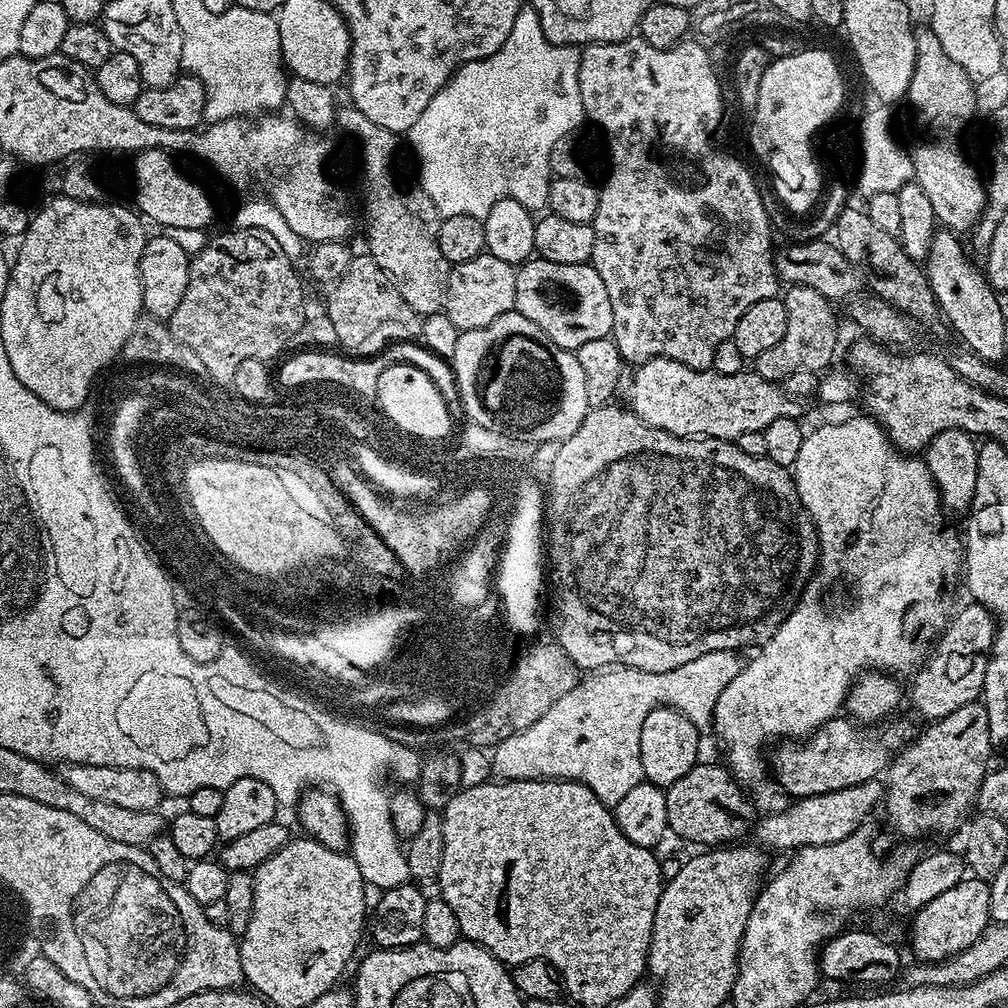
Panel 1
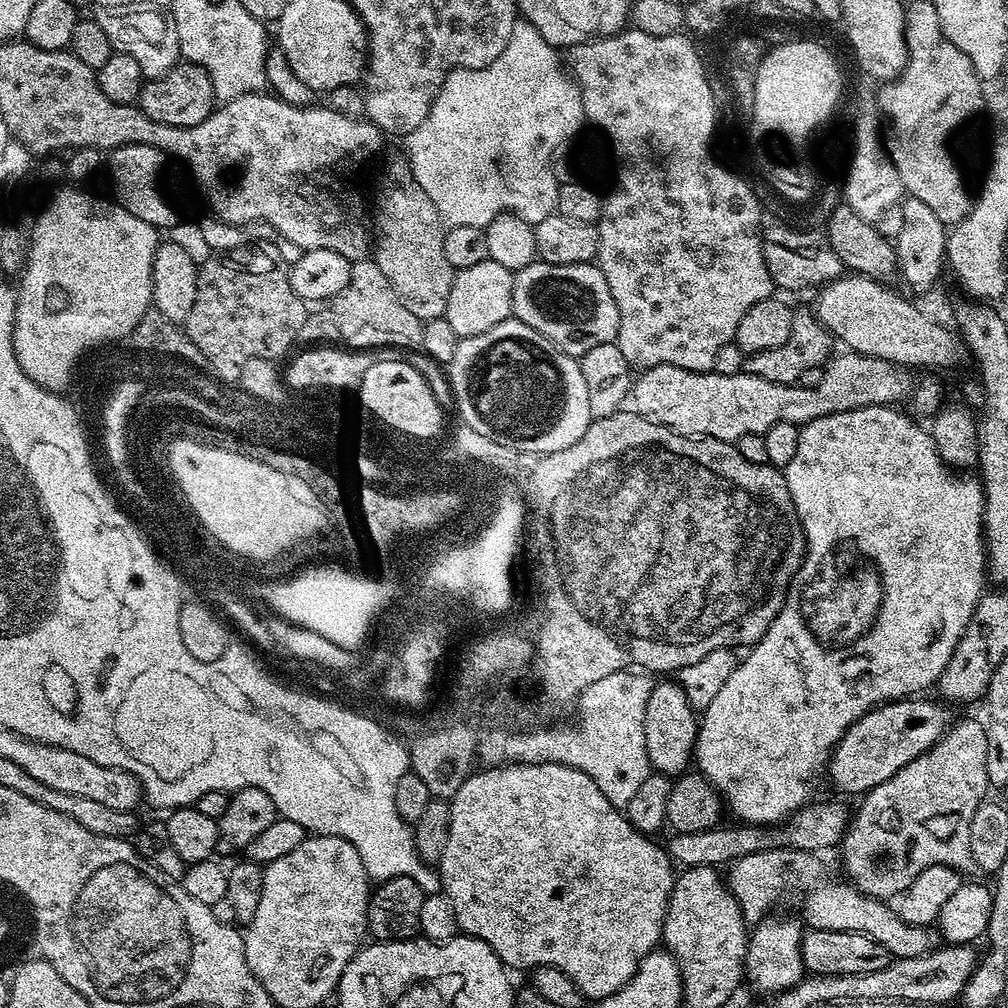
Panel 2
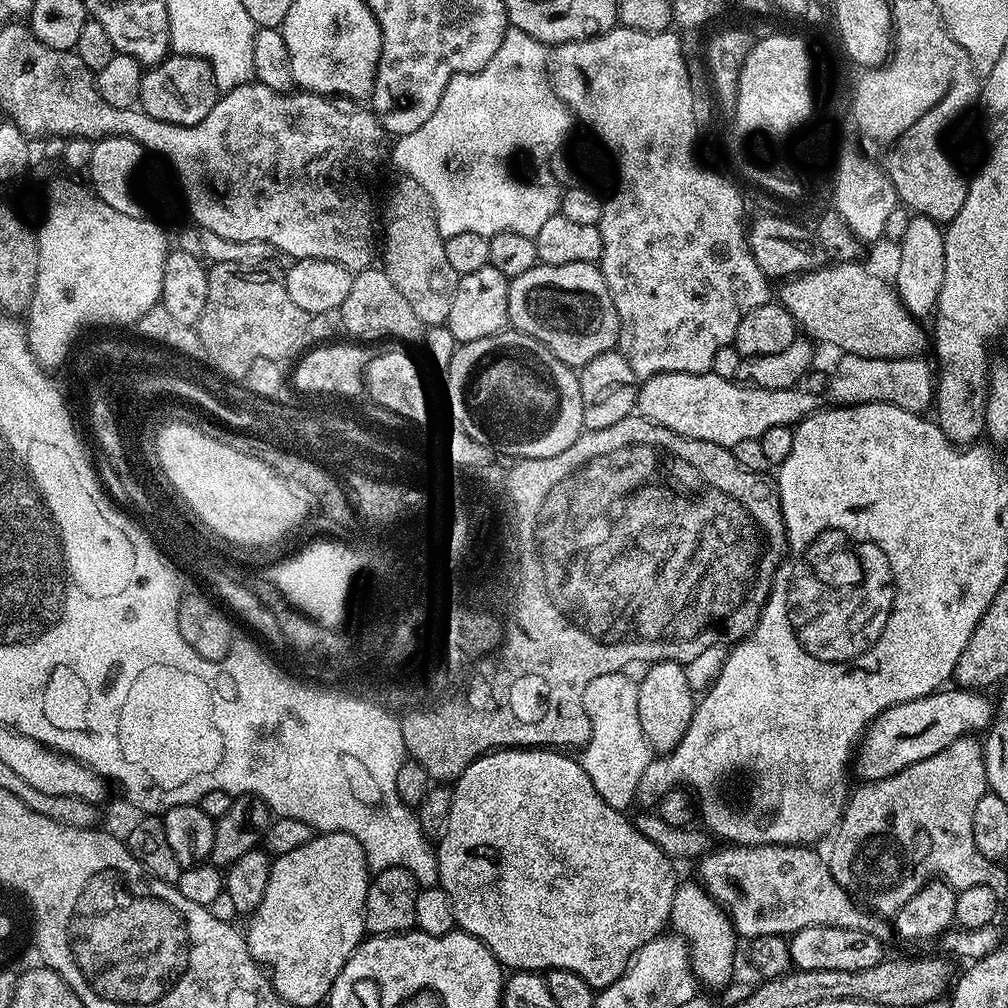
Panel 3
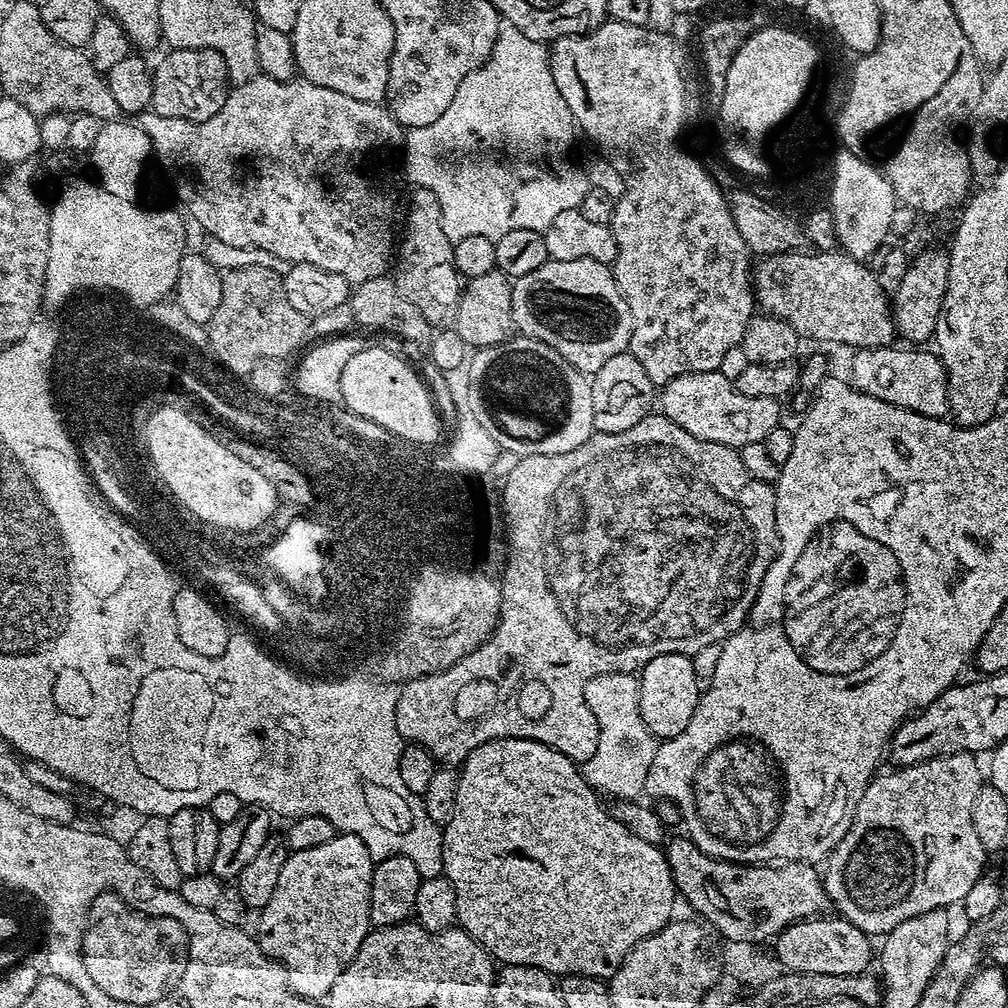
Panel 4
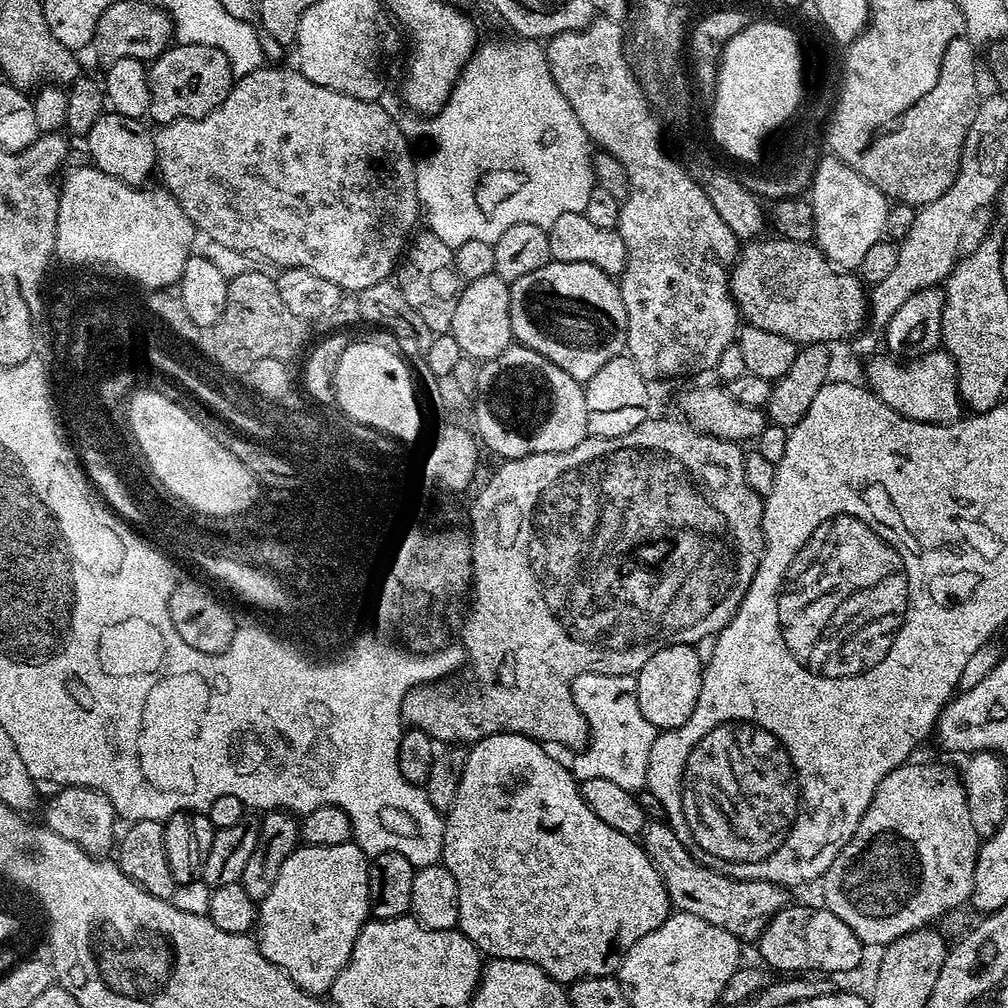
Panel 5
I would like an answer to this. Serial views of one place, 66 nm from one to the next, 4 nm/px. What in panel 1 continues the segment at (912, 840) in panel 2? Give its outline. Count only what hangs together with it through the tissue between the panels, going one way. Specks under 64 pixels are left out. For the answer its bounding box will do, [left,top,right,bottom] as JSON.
[882,702,994,836]

